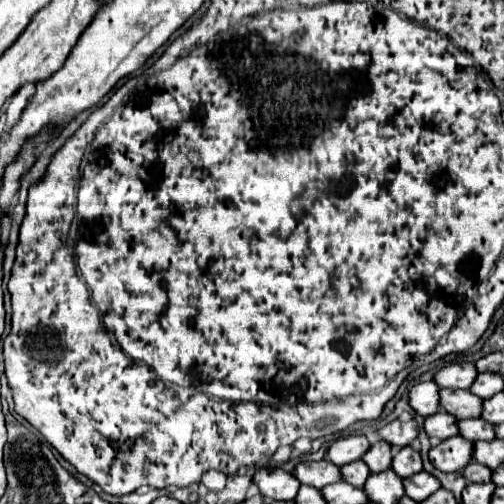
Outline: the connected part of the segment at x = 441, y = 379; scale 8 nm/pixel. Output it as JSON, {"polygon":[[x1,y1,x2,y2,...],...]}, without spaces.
{"polygon":[[454,363,454,365,446,365,442,367,436,375,434,375,434,383,444,389,468,389,472,385,472,381,476,379,478,371,474,367,474,363]]}

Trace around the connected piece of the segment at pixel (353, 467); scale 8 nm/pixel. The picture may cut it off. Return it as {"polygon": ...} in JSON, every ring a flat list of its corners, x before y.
{"polygon":[[352,461,352,463,344,465,340,469,340,473,342,473,342,479,346,483,356,485,356,487,362,489,364,483,366,483,366,479,368,479,368,475,370,475,370,469,368,469,368,465,364,461]]}

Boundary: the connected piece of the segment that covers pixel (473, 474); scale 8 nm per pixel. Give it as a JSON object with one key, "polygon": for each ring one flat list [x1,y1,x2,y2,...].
{"polygon":[[476,461,468,463,462,473,464,473,464,479,470,483,488,483,490,475,492,475,492,471,486,465,480,465]]}

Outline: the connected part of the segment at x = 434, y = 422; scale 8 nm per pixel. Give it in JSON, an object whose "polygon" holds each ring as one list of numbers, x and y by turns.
{"polygon":[[438,411,438,413,434,413,432,417,428,417,428,419,424,421,424,431,428,433,428,437,444,441,444,439,448,439,448,437,458,435,458,421,456,421,456,417,452,417,450,413]]}

